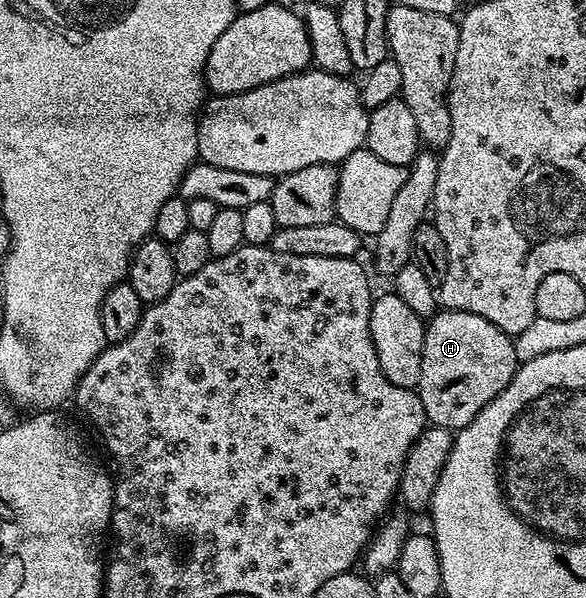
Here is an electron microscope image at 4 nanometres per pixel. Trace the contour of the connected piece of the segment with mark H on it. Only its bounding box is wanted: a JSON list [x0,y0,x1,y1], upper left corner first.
[418,310,516,432]

